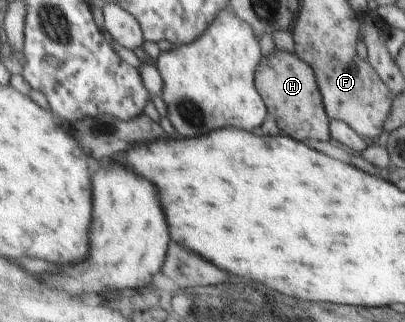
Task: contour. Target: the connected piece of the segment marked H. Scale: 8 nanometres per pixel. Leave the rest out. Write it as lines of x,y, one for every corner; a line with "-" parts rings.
278,50
258,63
254,73
254,88
263,103
266,103
268,115
274,119
281,134
295,141
328,142
329,119
325,113
321,93
317,89
316,77
310,65
302,62
293,51

